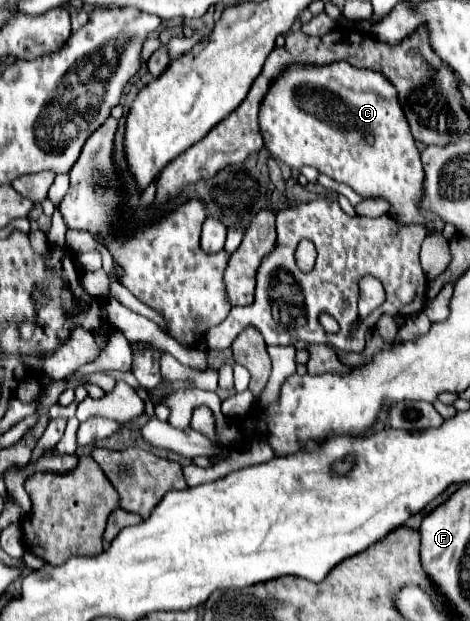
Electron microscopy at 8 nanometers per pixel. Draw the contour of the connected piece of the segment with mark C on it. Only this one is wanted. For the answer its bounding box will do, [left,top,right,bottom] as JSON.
[260,61,436,235]

